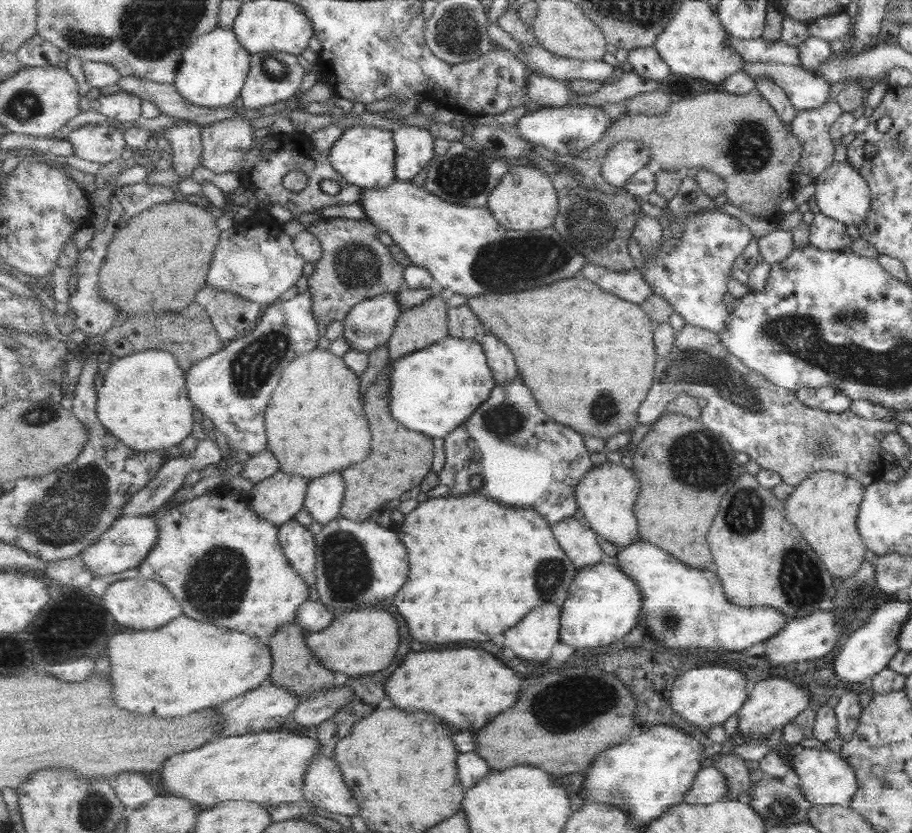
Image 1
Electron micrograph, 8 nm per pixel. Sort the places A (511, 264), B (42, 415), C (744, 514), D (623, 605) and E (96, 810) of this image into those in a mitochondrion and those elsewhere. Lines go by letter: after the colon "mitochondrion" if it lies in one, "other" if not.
A: mitochondrion
B: mitochondrion
C: mitochondrion
D: other
E: mitochondrion

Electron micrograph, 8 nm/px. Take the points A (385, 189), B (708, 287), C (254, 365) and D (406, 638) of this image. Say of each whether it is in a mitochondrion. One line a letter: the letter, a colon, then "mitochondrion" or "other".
A: other
B: other
C: mitochondrion
D: other

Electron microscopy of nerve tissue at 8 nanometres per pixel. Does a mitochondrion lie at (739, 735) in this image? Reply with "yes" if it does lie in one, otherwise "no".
no

